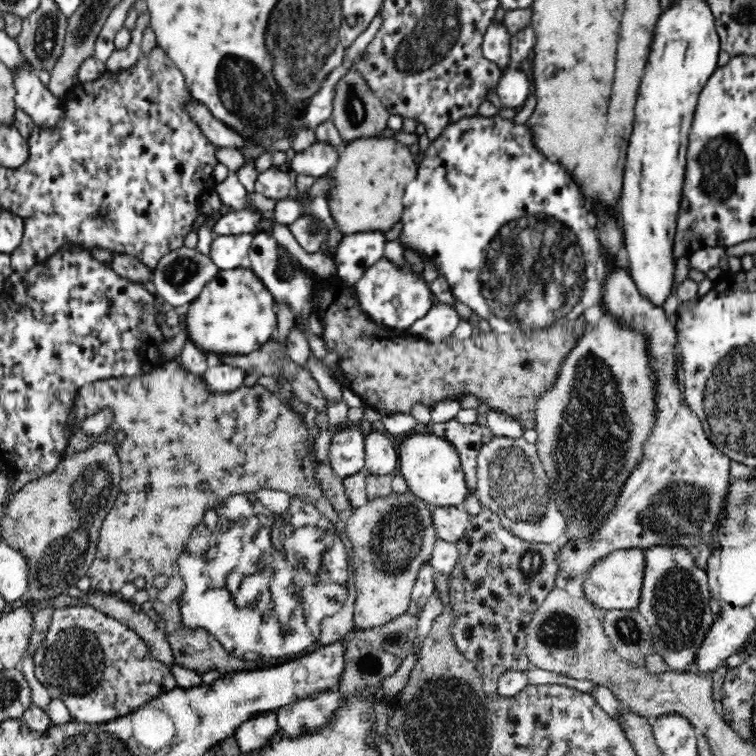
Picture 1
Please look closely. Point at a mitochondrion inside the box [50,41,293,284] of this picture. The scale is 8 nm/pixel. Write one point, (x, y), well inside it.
(244, 87)

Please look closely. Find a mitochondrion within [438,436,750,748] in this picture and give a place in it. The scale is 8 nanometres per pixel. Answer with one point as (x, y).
(677, 605)

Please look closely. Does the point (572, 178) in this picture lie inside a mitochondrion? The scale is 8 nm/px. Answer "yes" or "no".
no

